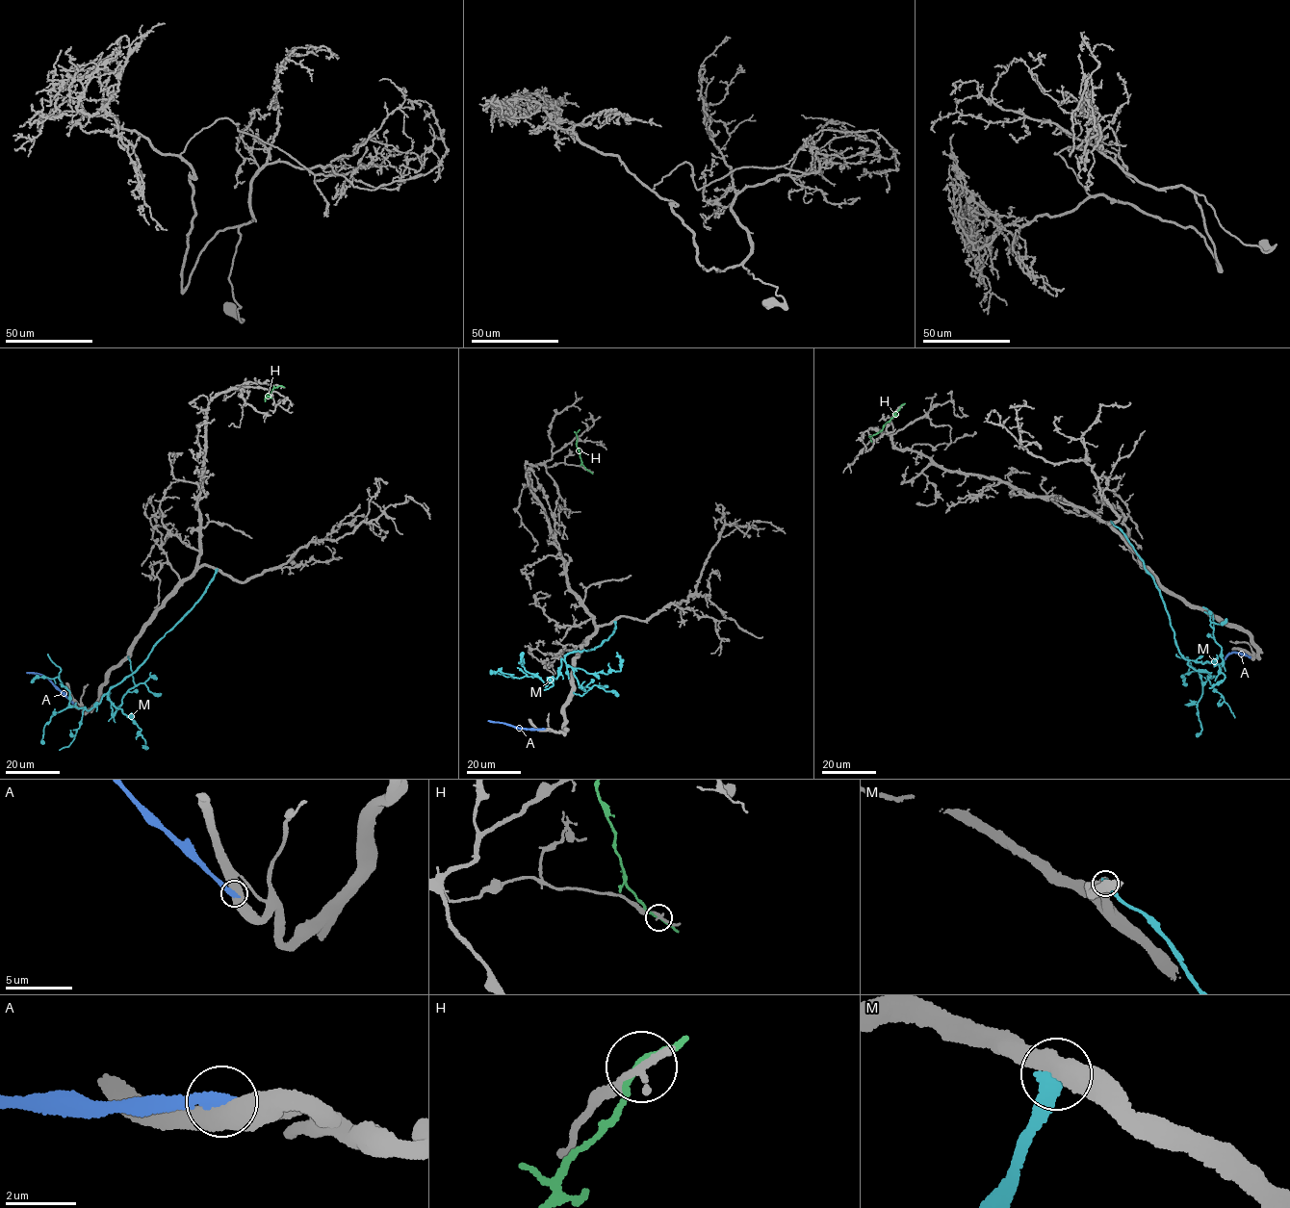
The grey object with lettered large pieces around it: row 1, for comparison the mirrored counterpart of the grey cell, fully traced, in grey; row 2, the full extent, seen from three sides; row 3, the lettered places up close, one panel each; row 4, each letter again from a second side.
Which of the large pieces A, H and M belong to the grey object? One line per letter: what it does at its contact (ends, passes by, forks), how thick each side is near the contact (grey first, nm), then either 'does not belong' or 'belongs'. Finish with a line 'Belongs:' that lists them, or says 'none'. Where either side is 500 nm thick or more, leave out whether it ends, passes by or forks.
A: 600/340 nm | does not belong
H: it passes by | 200/150 nm | does not belong
M: it ends | 440/480 nm | does not belong
Belongs: none

